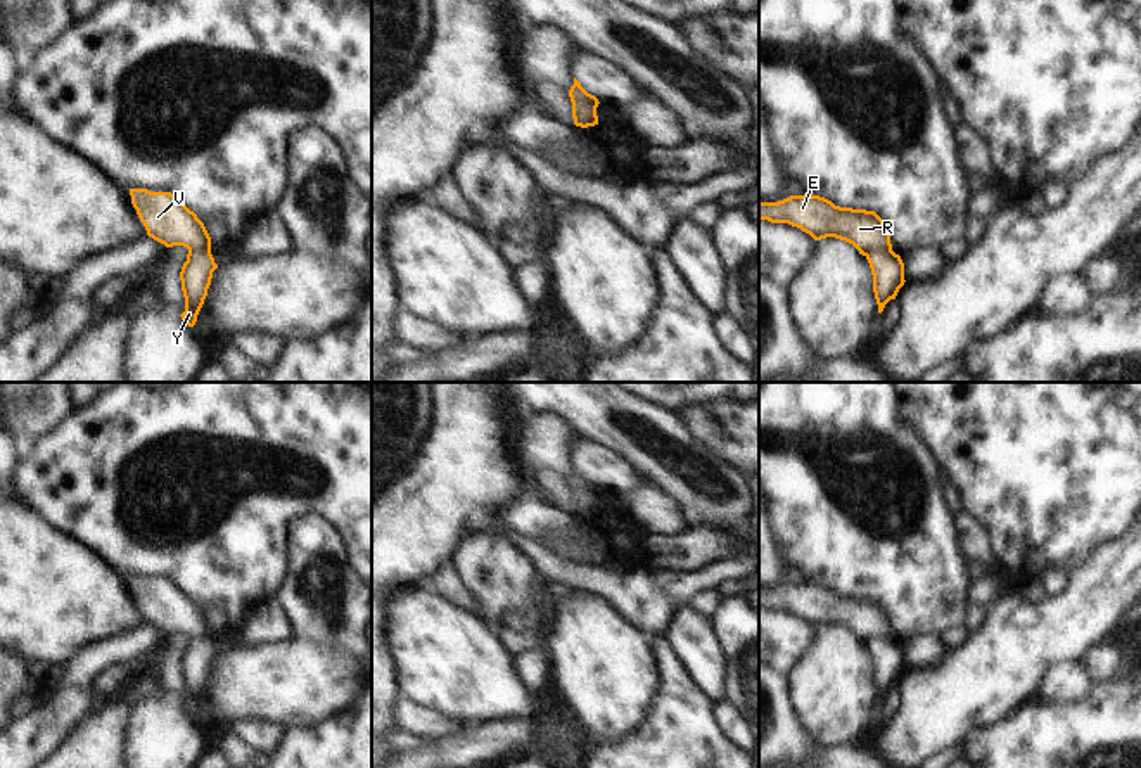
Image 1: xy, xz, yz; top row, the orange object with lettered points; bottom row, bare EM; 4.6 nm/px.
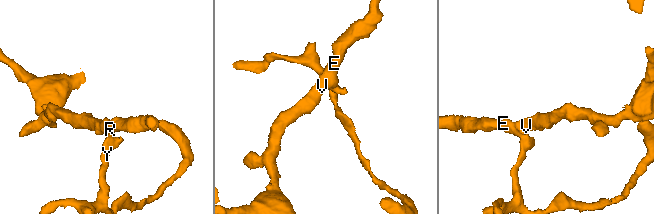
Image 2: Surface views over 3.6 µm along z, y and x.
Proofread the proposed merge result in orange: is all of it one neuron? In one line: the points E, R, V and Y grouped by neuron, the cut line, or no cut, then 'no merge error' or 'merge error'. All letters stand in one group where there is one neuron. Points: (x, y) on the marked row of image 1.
E R V / Y | yz (891, 248), (875, 248), (865, 255) | merge error

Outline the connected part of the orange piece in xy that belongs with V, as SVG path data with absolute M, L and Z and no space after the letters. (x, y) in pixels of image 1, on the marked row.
M130 189L131 204L147 235L166 247L183 246L188 251L211 247L204 223L171 192Z

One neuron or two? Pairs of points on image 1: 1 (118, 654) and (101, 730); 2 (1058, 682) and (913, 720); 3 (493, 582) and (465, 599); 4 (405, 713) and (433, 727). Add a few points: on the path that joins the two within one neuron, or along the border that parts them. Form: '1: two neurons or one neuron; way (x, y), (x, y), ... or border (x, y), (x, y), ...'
1: two neurons; border (94, 708), (68, 739)
2: two neurons; border (1069, 658), (1048, 670), (1036, 696)
3: two neurons; border (453, 563), (464, 587), (481, 609), (500, 623)
4: one neuron; way (412, 715), (426, 723)

